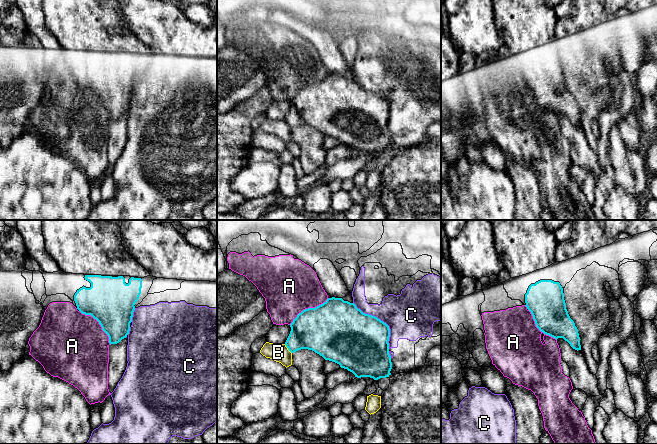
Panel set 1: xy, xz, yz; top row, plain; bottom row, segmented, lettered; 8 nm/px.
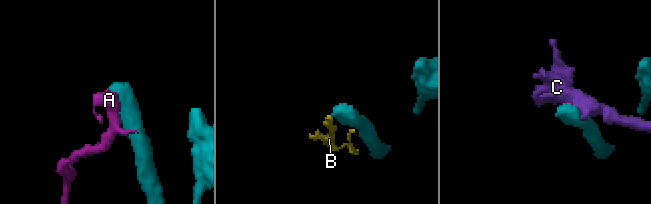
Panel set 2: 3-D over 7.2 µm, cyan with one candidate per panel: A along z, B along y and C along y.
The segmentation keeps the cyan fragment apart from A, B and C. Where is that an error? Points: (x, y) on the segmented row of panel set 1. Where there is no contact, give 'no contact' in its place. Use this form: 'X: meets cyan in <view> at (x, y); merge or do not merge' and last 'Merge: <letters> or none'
A: meets cyan in xy at (99, 323); merge
B: meets cyan in xz at (288, 349); do not merge
C: meets cyan in xz at (380, 320); do not merge
Merge: A

